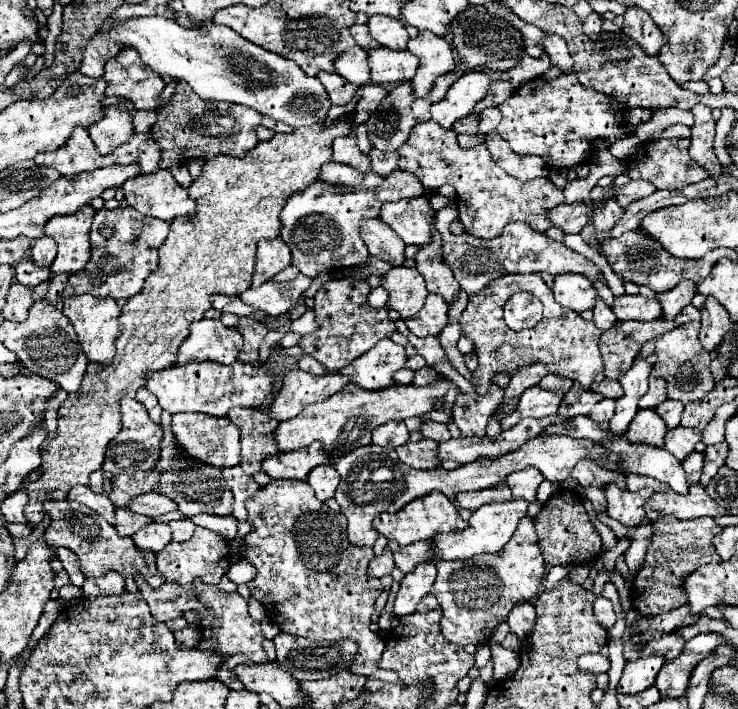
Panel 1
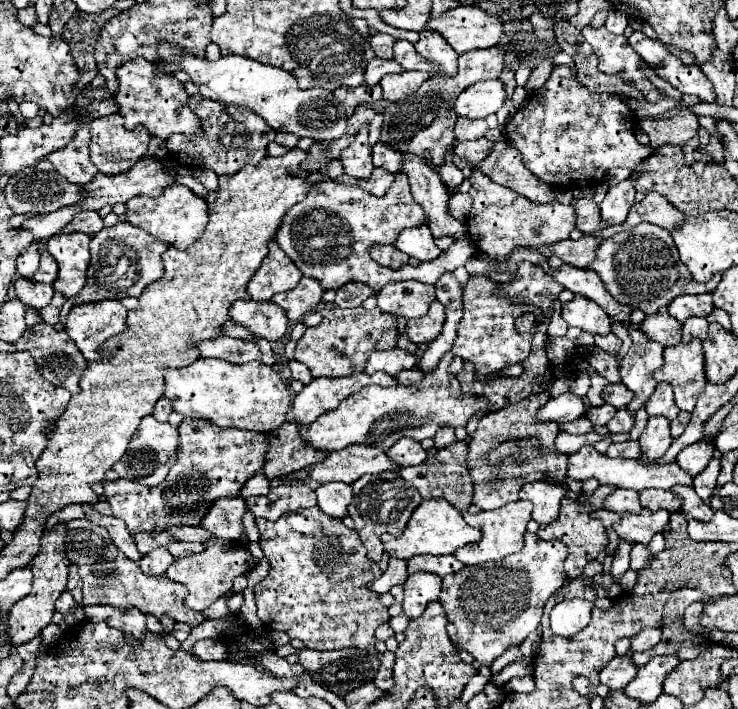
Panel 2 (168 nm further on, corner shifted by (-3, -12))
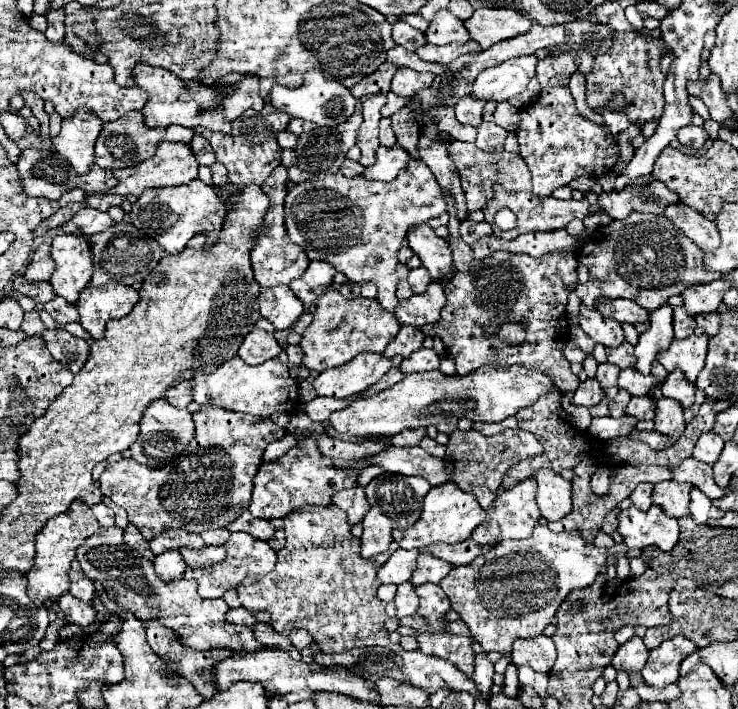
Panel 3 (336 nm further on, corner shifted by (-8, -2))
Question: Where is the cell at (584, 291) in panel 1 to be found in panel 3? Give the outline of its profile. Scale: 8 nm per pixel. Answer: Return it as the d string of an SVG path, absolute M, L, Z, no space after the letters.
M581 306L579 326L589 338L593 338L597 344L603 344L603 346L617 348L625 340L619 322L603 318L597 310L589 310L587 306Z

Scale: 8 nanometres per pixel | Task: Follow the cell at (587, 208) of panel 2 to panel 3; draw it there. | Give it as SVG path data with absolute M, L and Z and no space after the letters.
M641 176L637 182L625 186L619 192L603 192L599 196L601 210L613 220L621 220L631 212L649 212L661 216L667 206L677 202L679 196L655 176Z

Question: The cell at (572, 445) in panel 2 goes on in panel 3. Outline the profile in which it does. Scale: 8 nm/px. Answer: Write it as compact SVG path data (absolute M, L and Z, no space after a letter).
M627 414L621 418L611 418L611 416L593 418L589 432L591 432L591 436L595 436L599 440L611 440L617 436L629 436L635 430L637 422L639 422L637 418L627 416Z

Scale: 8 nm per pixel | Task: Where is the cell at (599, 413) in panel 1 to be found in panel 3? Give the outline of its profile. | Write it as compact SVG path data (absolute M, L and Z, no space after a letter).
M633 396L629 406L627 406L627 414L639 418L639 420L653 420L655 418L655 402L649 396Z

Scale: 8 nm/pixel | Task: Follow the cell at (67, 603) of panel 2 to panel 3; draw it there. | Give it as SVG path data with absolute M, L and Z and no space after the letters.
M69 592L59 598L59 606L61 606L63 616L65 616L67 620L79 624L79 626L89 626L89 624L95 620L95 610L93 610L93 606L87 604L87 602L77 600L77 598L71 596Z

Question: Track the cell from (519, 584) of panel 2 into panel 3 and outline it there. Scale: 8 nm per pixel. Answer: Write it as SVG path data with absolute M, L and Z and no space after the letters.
M537 524L531 538L501 540L471 564L453 568L439 586L485 652L509 654L517 638L543 634L567 594L591 586L605 570L607 558L609 550L583 542L577 530L557 534Z

